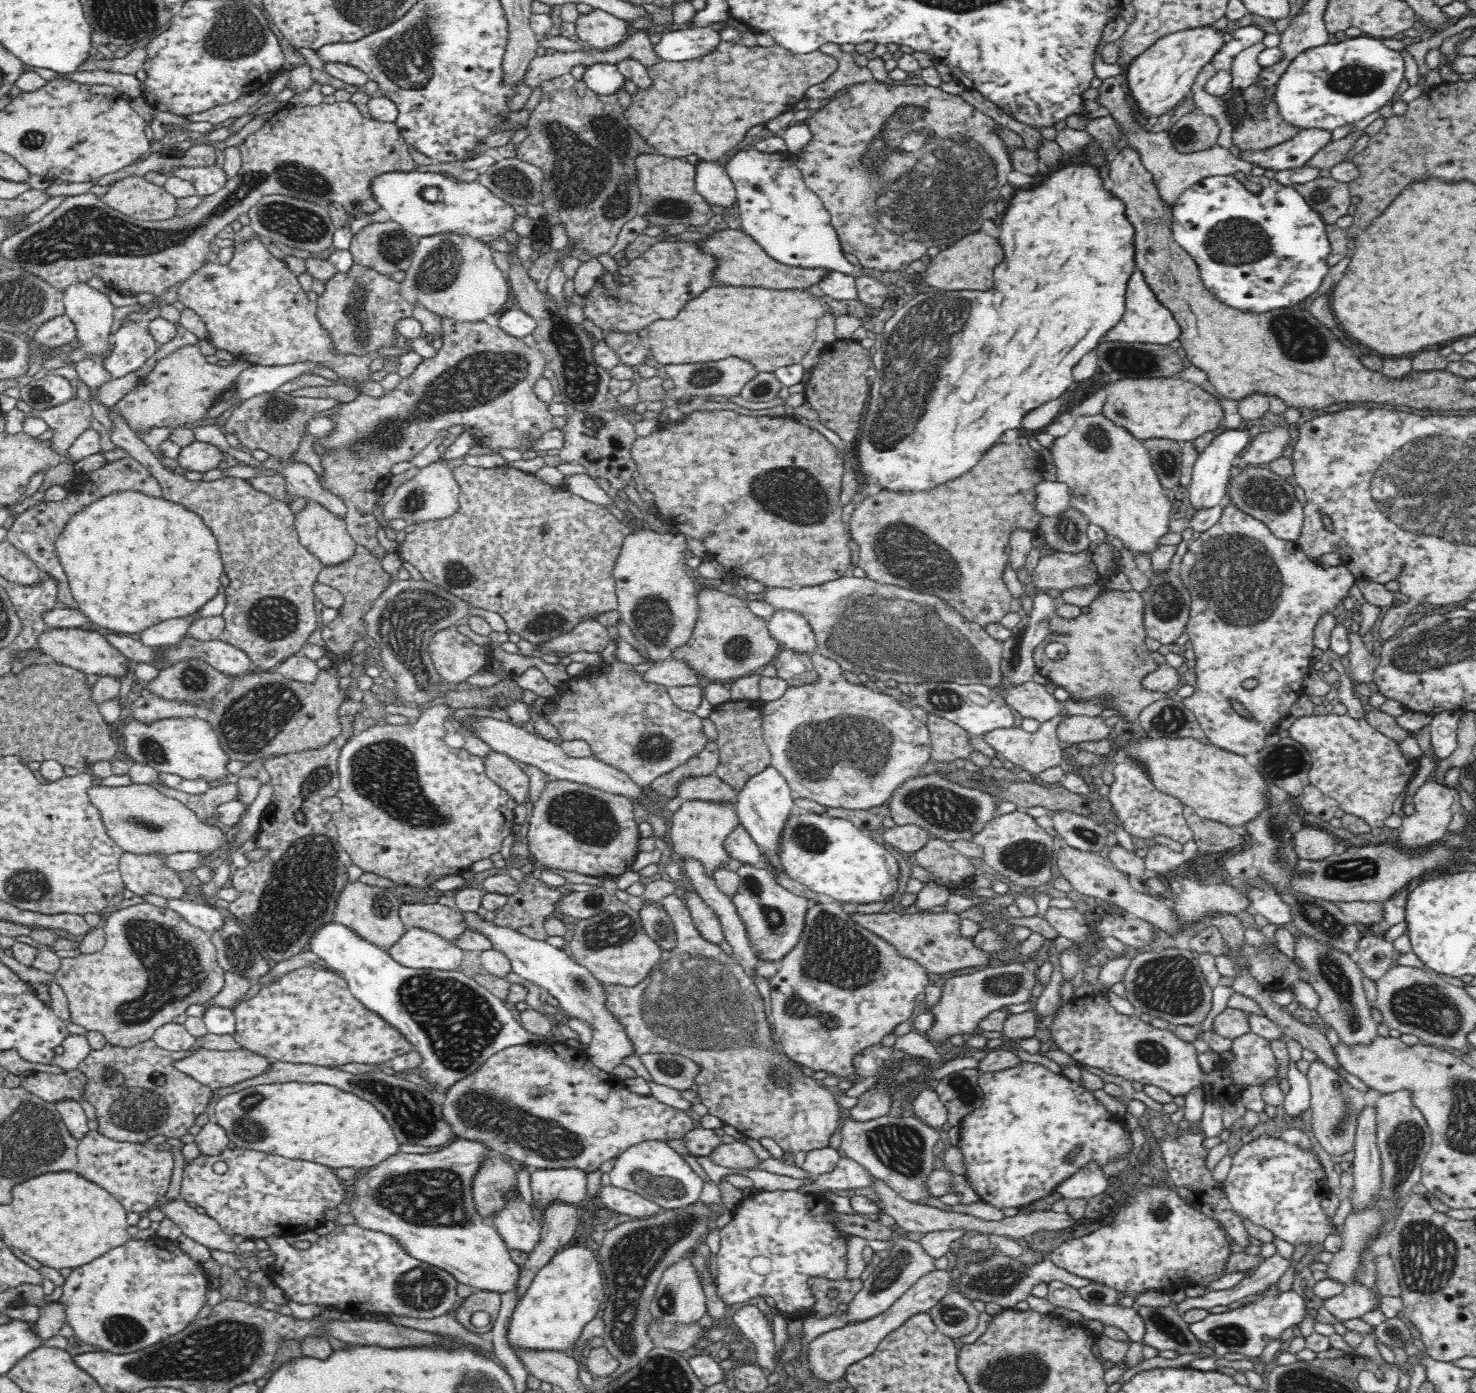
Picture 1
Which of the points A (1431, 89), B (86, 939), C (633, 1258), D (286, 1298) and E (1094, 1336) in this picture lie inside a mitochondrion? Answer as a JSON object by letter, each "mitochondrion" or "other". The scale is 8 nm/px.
{"A":"other","B":"other","C":"mitochondrion","D":"other","E":"other"}

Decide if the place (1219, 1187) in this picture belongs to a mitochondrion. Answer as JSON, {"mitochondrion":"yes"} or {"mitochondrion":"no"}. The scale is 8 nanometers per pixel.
{"mitochondrion":"no"}

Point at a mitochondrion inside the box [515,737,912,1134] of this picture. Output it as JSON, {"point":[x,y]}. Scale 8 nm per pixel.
{"point":[697,1001]}

